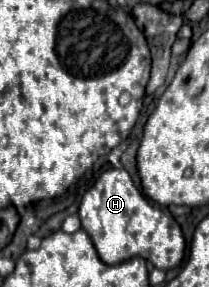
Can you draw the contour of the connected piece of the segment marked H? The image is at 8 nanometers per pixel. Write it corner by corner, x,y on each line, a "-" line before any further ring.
105,170
85,192
79,206
79,218
83,230
91,236
95,250
105,264
121,264
139,256
159,270
169,270
179,266
185,256
181,226
137,190
127,170

